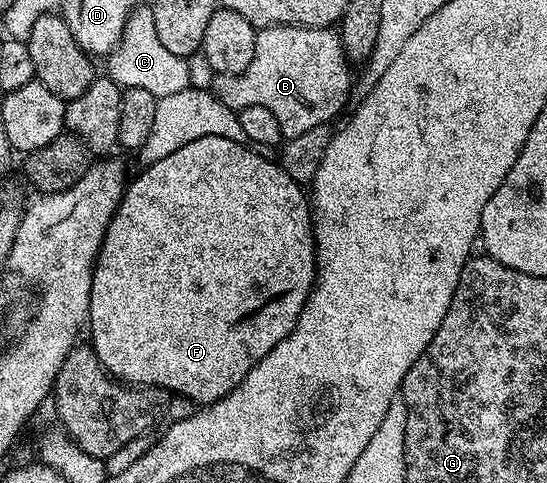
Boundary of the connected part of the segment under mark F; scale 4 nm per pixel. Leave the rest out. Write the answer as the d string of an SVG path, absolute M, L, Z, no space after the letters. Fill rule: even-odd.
M206 135L178 148L164 159L141 168L136 178L127 182L124 198L116 209L96 267L92 271L92 290L88 308L87 328L92 329L90 344L98 355L102 367L117 381L126 385L154 385L167 389L169 394L181 393L197 406L213 405L218 399L230 395L242 379L260 362L298 323L302 307L316 283L316 236L312 234L312 211L305 190L275 160L264 158L255 148L218 135Z

